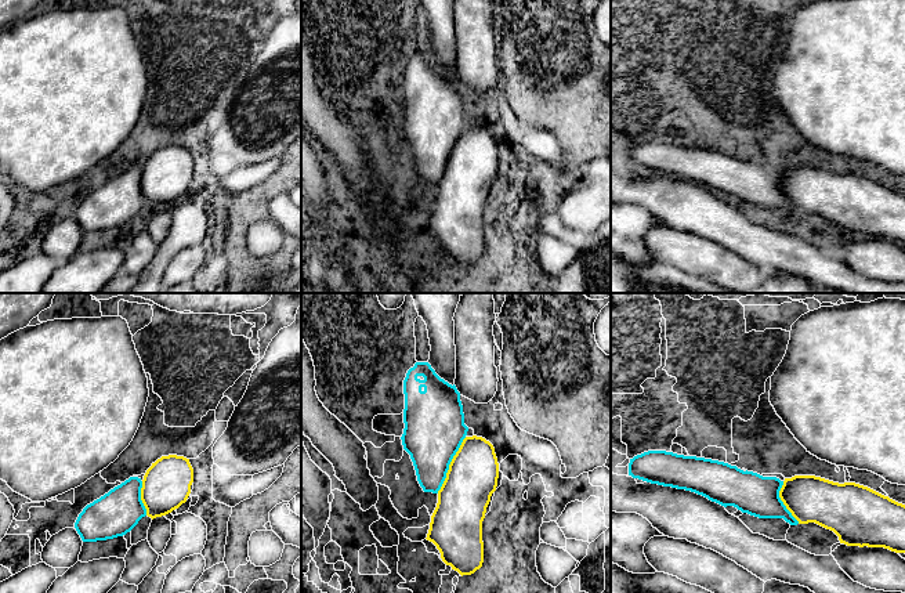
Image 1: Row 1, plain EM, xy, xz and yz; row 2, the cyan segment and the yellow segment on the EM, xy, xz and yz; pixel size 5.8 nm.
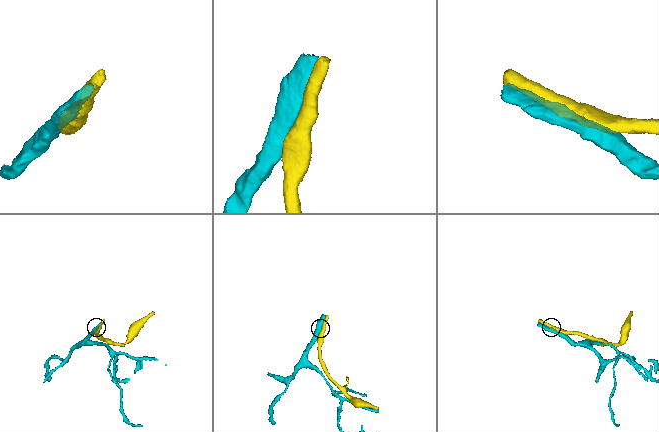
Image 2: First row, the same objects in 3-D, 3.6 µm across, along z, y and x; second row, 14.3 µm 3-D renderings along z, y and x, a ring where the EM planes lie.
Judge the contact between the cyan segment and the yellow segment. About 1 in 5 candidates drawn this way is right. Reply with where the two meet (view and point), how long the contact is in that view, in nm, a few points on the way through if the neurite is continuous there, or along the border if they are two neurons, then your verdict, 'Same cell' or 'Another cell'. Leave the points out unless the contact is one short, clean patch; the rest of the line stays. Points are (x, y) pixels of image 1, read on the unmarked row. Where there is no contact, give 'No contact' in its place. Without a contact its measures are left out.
Touches cyan at xz (449, 154). Shared border 360 nm. Another cell

